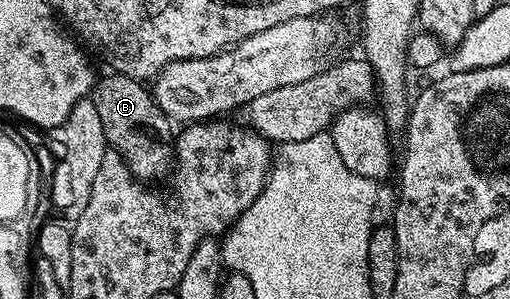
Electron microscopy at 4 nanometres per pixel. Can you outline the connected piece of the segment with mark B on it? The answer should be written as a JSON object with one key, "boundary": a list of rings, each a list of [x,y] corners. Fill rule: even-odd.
{"boundary":[[[107,73],[96,82],[89,98],[97,105],[97,117],[105,129],[108,148],[116,151],[136,177],[148,175],[151,179],[163,179],[172,174],[176,158],[173,146],[172,120],[157,105],[154,94],[147,91],[142,82],[128,75]]]}

